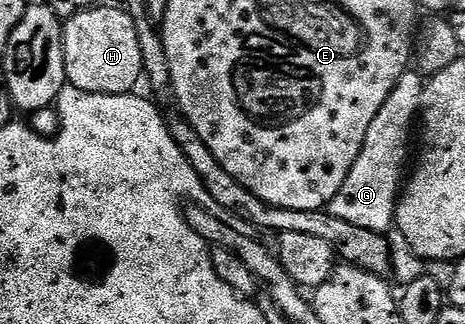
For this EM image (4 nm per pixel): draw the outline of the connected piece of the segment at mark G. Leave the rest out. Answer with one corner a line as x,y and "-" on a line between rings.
409,69
396,82
390,97
386,97
386,105
378,109
378,117
374,117
374,122
370,124
366,141
362,141
358,161
354,161
346,181
342,181
342,189
338,189
335,197
328,202
328,214
338,217
338,221
381,233
395,224
396,204
406,179
404,166
408,163
408,138
412,135
412,122
415,119
417,122
422,111
425,86
425,76
419,70

